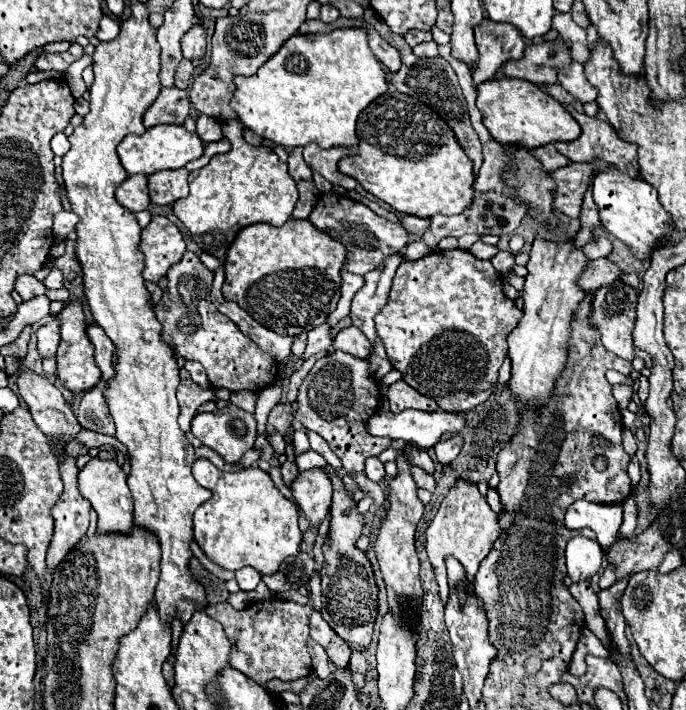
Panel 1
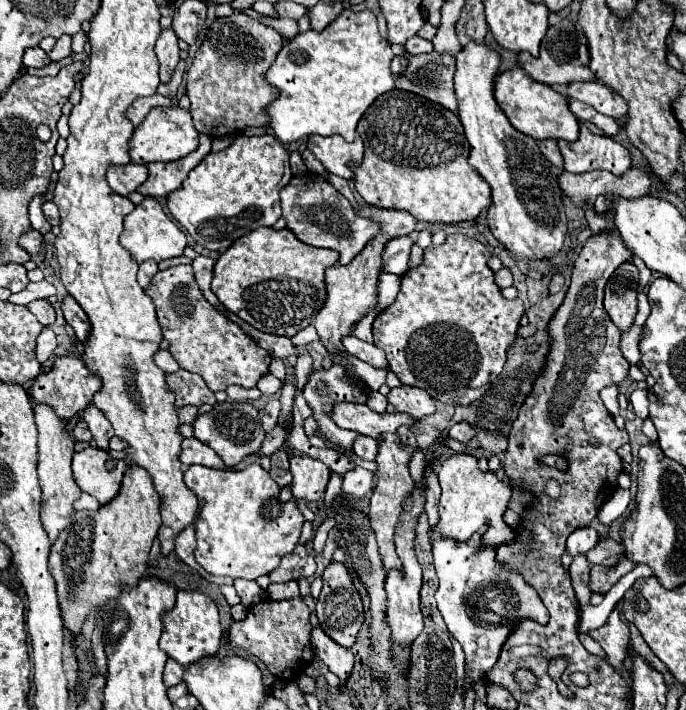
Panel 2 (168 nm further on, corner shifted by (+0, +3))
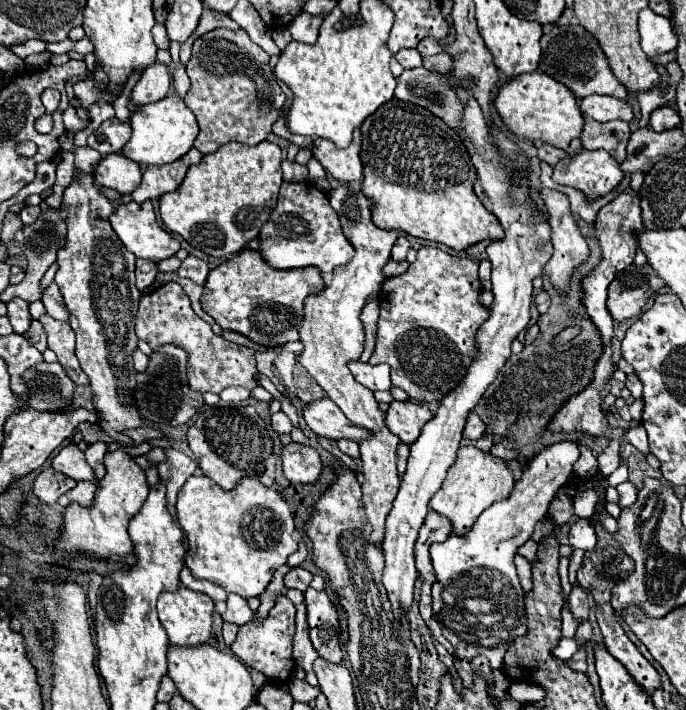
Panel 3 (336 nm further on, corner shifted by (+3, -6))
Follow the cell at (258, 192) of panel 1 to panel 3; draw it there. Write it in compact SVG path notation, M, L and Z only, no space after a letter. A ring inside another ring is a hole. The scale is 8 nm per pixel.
M226 142L216 152L204 156L200 164L192 164L186 172L186 178L178 186L178 190L162 194L160 196L160 216L162 222L168 226L168 230L180 234L188 244L194 248L222 258L228 254L234 254L246 246L246 242L254 240L258 236L258 230L262 228L262 222L270 218L270 210L274 208L274 202L278 198L278 190L282 184L282 170L280 170L280 148L272 142L260 142L256 146L238 144L238 142Z

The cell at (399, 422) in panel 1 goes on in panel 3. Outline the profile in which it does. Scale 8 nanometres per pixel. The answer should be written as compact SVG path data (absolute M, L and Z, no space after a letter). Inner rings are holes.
M320 398L306 404L302 416L308 428L318 436L326 436L332 440L354 438L356 442L370 436L366 434L366 430L358 430L358 426L354 426L330 398Z

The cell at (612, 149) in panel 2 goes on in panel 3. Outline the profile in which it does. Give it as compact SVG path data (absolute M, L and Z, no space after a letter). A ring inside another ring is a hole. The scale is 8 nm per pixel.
M582 150L578 156L562 160L552 174L552 180L580 190L588 202L606 196L622 182L624 172L606 150Z

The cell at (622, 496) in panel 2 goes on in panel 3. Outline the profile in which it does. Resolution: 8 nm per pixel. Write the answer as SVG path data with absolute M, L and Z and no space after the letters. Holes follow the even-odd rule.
M622 482L616 486L616 490L620 494L620 508L630 506L638 498L638 488L632 482Z

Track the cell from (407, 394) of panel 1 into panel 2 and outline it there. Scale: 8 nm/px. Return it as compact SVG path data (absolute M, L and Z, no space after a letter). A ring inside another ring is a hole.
M405 385L395 387L389 391L387 399L389 399L389 405L387 405L389 413L403 411L415 419L421 419L429 413L435 413L433 397L429 393L425 393L423 389L417 389L417 387L405 387Z

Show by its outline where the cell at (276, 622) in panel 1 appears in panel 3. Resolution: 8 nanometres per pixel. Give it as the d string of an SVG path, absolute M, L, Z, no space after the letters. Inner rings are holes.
M278 596L276 606L270 610L266 622L250 622L238 630L238 638L232 644L232 652L250 668L262 672L266 678L286 682L294 674L296 662L292 660L292 638L294 638L294 614L296 608L286 596Z

